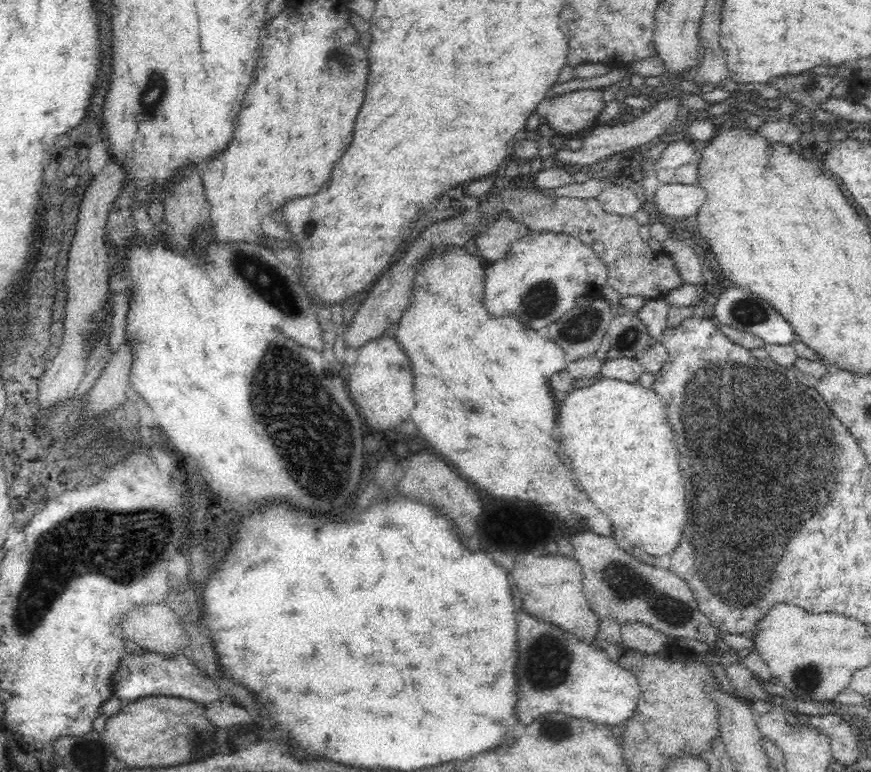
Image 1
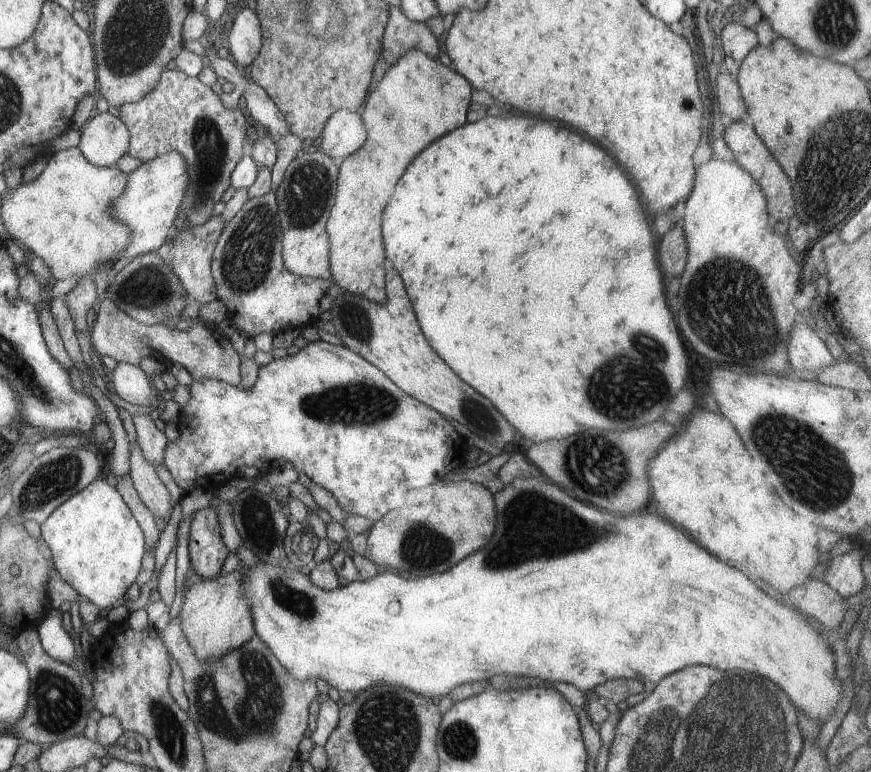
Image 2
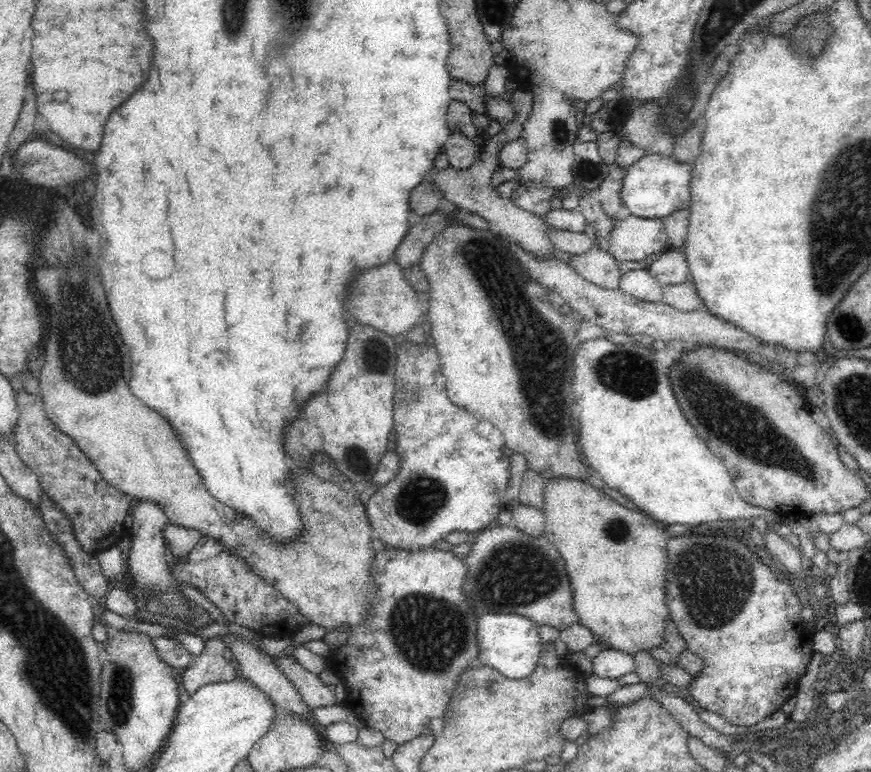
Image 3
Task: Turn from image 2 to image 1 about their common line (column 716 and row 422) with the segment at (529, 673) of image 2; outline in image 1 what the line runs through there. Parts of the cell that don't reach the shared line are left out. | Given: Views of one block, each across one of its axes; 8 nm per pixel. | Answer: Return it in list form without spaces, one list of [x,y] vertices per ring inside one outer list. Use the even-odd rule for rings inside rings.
[[[598,378],[592,386],[579,389],[572,389],[568,394],[568,398],[562,402],[560,406],[560,414],[558,414],[558,428],[562,434],[562,446],[564,446],[564,454],[574,462],[574,472],[578,476],[578,480],[582,482],[584,492],[588,494],[588,498],[592,500],[592,504],[596,504],[602,512],[606,512],[614,524],[614,528],[622,530],[627,540],[630,540],[634,546],[641,548],[645,554],[650,557],[662,556],[663,554],[672,554],[678,544],[680,544],[680,534],[684,530],[687,523],[686,512],[686,496],[684,494],[684,484],[682,484],[682,470],[680,470],[680,460],[678,460],[678,448],[674,444],[674,431],[669,423],[666,407],[662,399],[652,389],[644,388],[639,382],[630,384],[622,380],[602,379]]]

